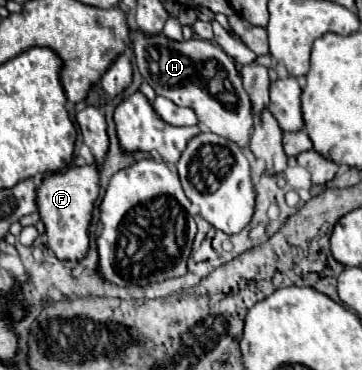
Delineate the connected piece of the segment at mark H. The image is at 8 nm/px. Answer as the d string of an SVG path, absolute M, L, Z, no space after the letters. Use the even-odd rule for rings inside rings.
M131 29L131 33L135 35L133 51L139 73L157 95L163 95L181 107L191 107L201 125L211 133L235 141L241 147L249 143L253 127L251 103L243 91L233 59L217 43L195 37L189 41L173 41L165 35L145 35L137 29ZM209 91L221 91L221 103Z

